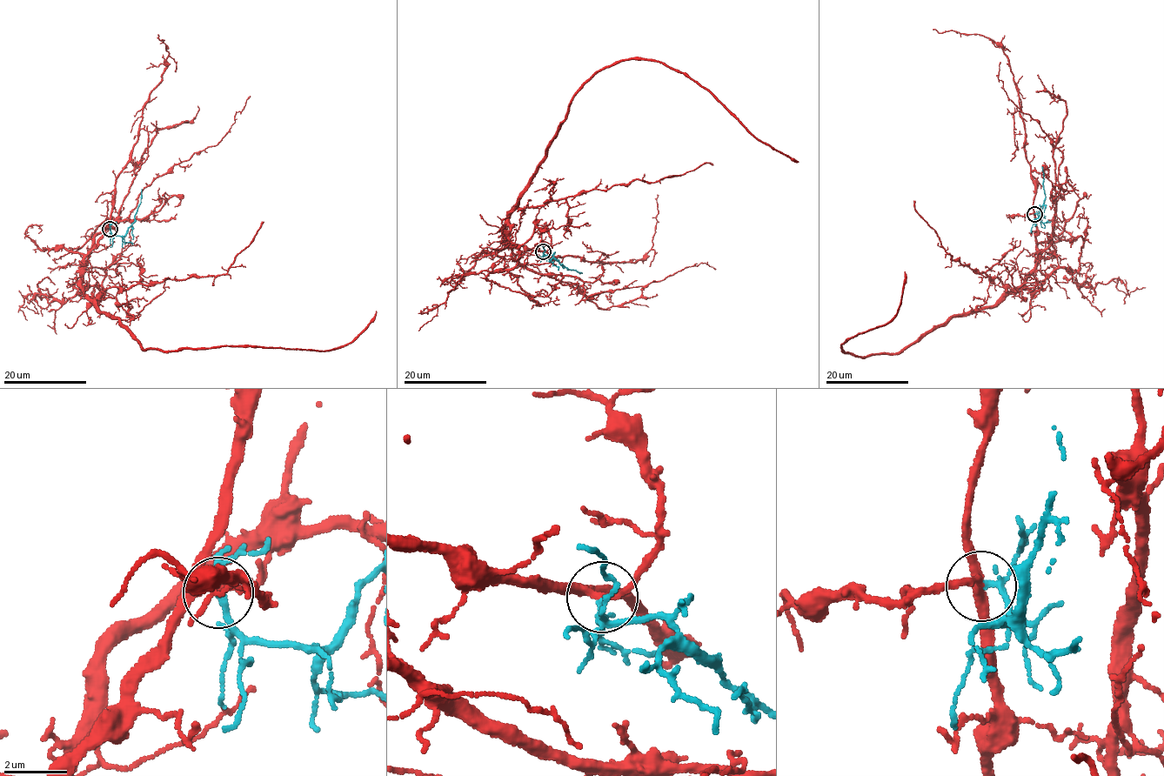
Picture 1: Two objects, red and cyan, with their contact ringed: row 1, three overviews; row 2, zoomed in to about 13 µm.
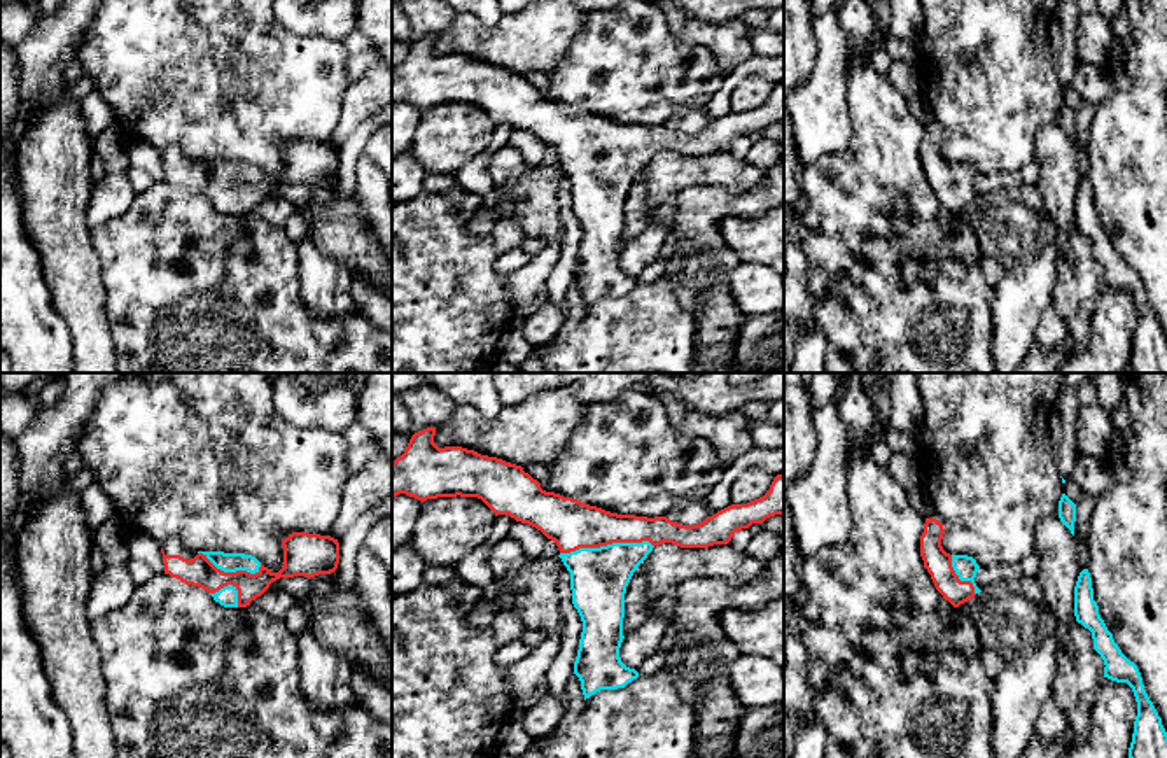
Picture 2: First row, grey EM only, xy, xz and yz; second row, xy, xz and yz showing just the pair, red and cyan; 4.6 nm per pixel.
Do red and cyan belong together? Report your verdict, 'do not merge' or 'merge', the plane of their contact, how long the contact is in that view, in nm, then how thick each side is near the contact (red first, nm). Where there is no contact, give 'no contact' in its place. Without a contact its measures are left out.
merge; meets red in xz; contact 440 nm long; 220 nm thick on the red side, 280 nm on the other

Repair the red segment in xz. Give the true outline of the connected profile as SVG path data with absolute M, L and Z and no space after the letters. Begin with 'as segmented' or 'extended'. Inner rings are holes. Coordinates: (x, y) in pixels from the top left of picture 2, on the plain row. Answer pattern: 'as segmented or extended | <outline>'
extended | M436 35L415 40L404 61L392 70L392 105L406 102L422 110L478 105L495 124L509 123L556 151L558 165L570 180L572 212L583 229L574 282L584 308L639 285L619 266L625 201L654 154L728 152L735 140L784 123L784 81L773 86L763 105L731 112L696 133L681 133L667 124L618 123L546 100L521 74L462 54L439 56L434 44Z

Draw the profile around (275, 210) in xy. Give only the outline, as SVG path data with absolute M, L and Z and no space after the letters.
M269 196L261 205L250 210L252 215L266 221L271 226L285 228L289 217L297 210L297 207L283 198Z

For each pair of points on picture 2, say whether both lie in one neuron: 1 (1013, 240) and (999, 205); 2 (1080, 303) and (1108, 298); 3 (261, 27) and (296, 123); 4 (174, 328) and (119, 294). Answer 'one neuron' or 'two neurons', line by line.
1: one neuron
2: two neurons
3: one neuron
4: one neuron

